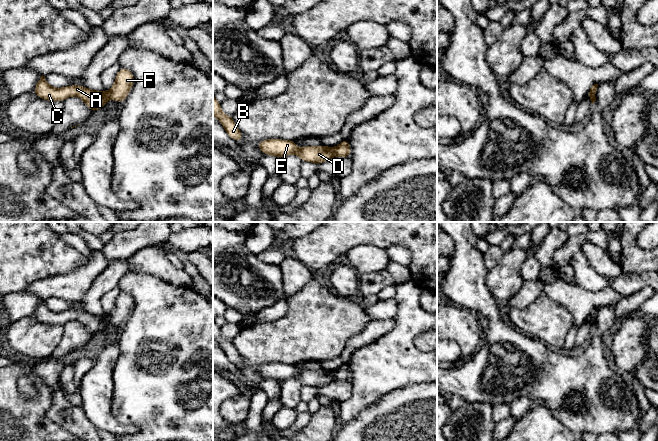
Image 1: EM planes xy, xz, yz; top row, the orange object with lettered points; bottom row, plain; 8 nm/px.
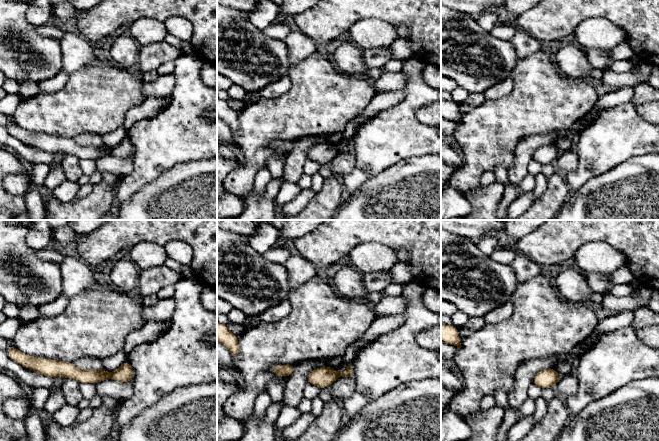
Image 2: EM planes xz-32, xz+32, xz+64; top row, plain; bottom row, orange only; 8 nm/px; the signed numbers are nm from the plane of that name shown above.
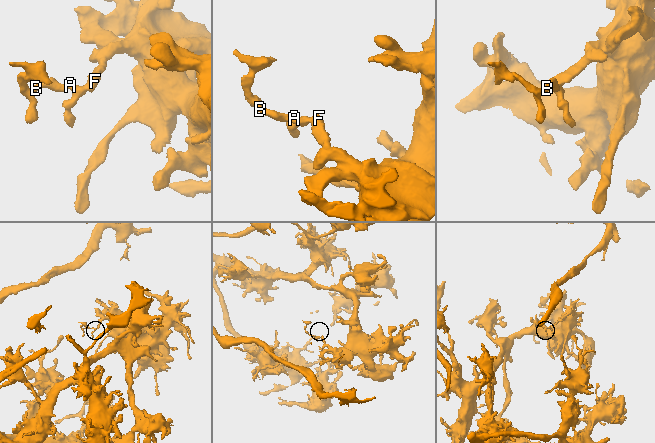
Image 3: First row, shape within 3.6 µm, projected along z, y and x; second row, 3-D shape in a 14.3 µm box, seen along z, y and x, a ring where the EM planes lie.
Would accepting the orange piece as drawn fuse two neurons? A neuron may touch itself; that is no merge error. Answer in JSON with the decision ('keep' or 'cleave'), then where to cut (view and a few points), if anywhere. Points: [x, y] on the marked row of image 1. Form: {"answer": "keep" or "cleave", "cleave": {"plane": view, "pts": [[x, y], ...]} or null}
{"answer": "cleave", "cleave": {"plane": "xz", "pts": [[332, 148], [334, 155]]}}

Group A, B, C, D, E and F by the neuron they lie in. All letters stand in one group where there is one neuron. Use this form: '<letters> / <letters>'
A B C D E / F

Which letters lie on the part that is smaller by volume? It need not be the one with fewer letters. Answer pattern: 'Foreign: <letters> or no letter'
Foreign: A, B, C, D, E

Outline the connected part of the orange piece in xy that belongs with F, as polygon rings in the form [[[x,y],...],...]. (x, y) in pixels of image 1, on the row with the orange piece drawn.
[[[120,68],[116,75],[115,82],[108,94],[113,100],[122,103],[129,94],[134,83],[134,76],[129,69]]]

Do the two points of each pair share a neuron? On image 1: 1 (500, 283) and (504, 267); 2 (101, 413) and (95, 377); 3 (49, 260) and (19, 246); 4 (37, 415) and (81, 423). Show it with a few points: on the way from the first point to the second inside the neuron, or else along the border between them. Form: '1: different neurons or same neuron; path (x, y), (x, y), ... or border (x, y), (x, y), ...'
1: same neuron; path (504, 279), (504, 271)
2: same neuron; path (97, 404), (97, 386)
3: same neuron; path (42, 253), (26, 249)
4: different neurons; border (52, 394), (52, 404), (46, 416), (66, 430)

